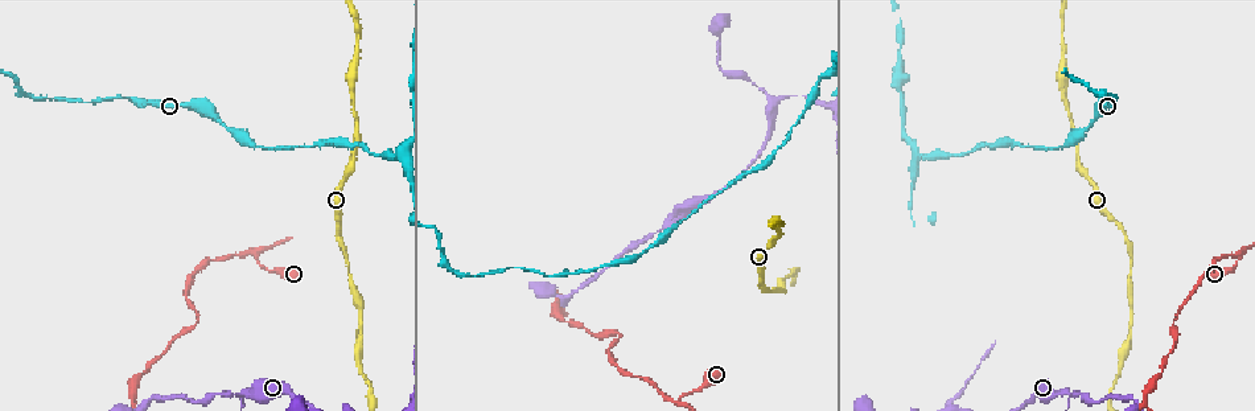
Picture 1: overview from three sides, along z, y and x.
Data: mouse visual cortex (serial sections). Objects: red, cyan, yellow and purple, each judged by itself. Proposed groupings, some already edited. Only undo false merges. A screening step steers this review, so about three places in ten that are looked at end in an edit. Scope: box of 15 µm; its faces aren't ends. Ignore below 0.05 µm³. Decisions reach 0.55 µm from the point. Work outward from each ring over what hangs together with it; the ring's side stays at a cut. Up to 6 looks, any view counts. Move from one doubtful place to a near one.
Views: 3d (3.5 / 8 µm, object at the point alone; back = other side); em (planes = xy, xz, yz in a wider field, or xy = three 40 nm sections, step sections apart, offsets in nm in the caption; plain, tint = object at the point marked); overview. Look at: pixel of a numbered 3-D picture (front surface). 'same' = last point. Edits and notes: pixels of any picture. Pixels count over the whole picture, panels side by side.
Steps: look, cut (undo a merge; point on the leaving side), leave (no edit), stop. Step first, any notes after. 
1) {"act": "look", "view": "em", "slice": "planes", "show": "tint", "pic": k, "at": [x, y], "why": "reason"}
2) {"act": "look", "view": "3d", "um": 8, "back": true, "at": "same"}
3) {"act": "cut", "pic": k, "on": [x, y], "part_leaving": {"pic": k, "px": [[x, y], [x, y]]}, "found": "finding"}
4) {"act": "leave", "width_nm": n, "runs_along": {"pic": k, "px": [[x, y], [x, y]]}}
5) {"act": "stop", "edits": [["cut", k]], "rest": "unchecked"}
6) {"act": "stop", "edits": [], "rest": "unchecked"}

{"act": "look", "view": "3d", "um": 3.5, "pic": 1, "at": [1073, 392], "why": "calibre changes"}

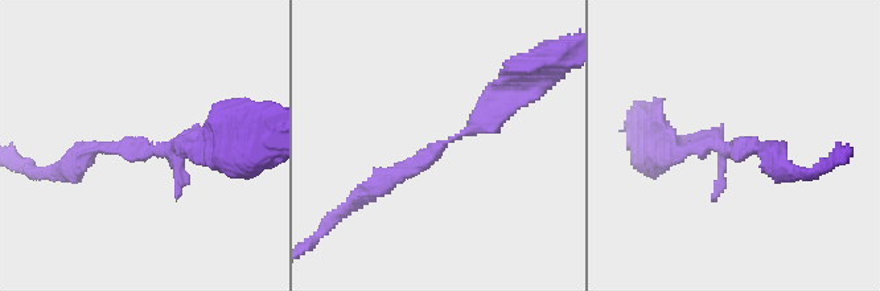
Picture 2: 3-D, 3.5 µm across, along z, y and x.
{"act": "look", "view": "em", "slice": "xy", "step": 2, "show": "tint", "pic": 2, "at": [158, 146]}

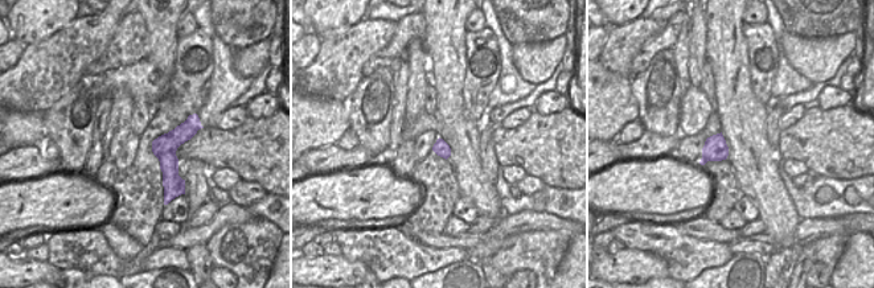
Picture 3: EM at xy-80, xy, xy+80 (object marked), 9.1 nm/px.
{"act": "leave", "runs_along": {"pic": 3, "px": [[193, 118], [169, 145], [168, 193]]}, "found": "continuous, no second cell"}

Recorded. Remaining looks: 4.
{"act": "look", "view": "3d", "um": 8, "pic": 1, "at": [259, 255], "why": "three arms meet"}

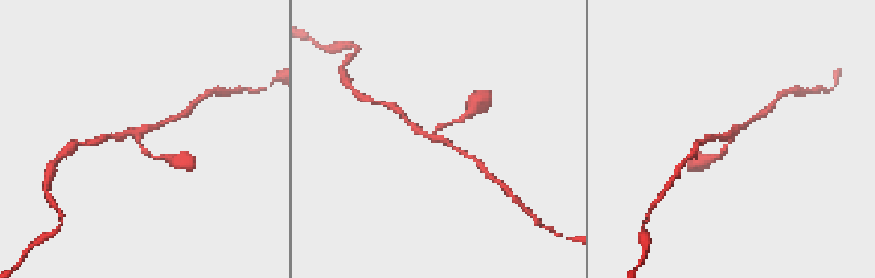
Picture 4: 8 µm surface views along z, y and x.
{"act": "look", "view": "em", "slice": "xy", "step": 5, "show": "tint", "pic": 4, "at": [432, 137], "arms": 3, "arm_widths_nm": [150, 150, 150], "why": "need the tissue"}

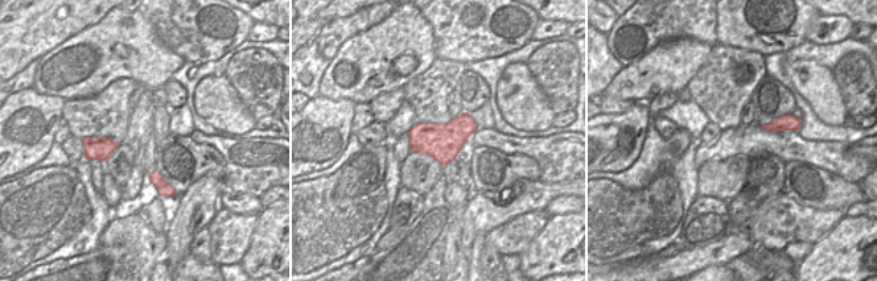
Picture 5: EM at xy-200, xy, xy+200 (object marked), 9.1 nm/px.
{"act": "leave", "runs_along": {"pic": 4, "px": [[163, 158], [151, 156], [132, 133], [110, 137]]}, "found": "all the same cell"}

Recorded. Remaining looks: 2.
{"act": "look", "view": "3d", "um": 3.5, "pic": 1, "at": [820, 77], "why": "a narrow waist"}

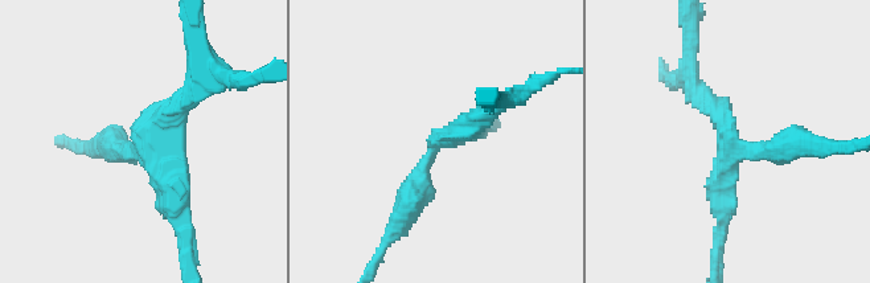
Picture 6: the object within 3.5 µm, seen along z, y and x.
{"act": "look", "view": "em", "slice": "xy", "step": 3, "show": "tint", "pic": 6, "at": [435, 142], "arms": 3, "arm_widths_nm": [250, 250, 350]}

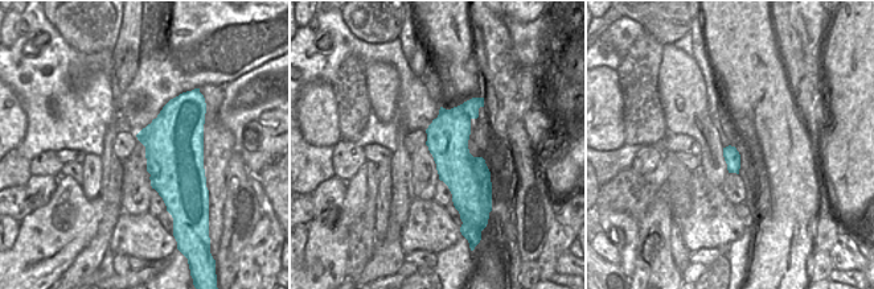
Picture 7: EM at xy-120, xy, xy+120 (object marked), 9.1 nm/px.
{"act": "leave", "runs_along": {"pic": 6, "px": [[399, 218], [436, 143], [485, 106]]}, "found": "continuous, no second cell"}

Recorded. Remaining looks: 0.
{"act": "stop", "edits": [], "rest": "unchecked"}

